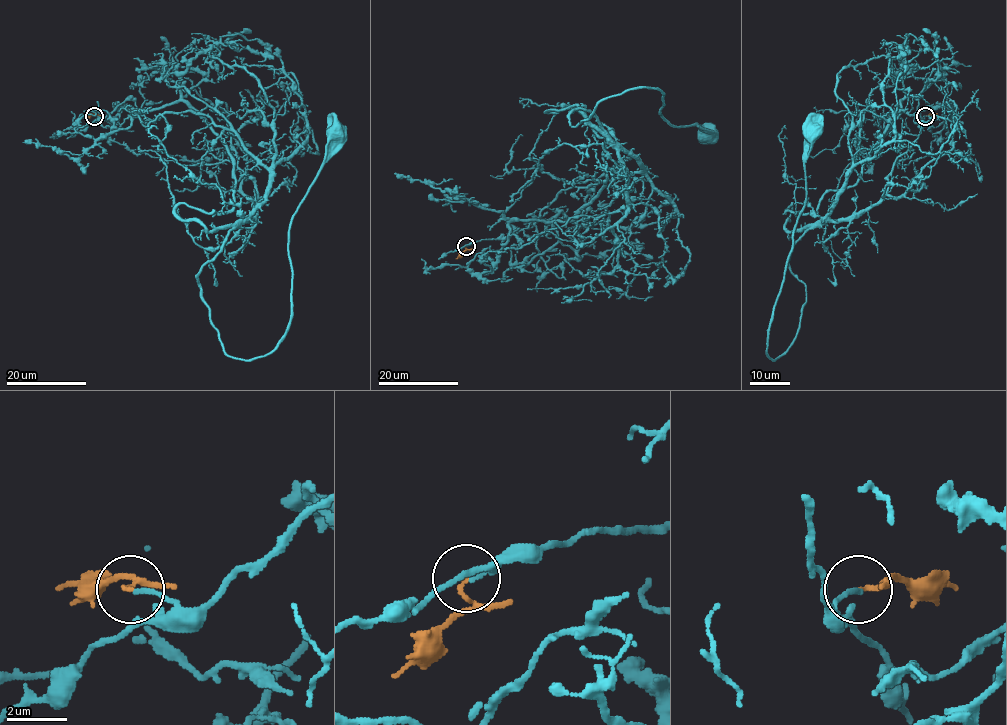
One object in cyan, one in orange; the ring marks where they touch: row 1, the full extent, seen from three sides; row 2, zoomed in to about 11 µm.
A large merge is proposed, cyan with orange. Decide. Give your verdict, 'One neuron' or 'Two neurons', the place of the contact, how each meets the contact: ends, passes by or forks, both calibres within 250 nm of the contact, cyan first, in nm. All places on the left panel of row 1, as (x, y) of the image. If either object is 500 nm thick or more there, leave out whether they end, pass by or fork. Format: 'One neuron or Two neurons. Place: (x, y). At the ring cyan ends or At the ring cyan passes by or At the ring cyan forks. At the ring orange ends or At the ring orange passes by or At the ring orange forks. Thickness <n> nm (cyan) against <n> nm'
Two neurons. Place: (94, 116). At the ring cyan ends. At the ring orange ends. Thickness 130 nm (cyan) against 130 nm

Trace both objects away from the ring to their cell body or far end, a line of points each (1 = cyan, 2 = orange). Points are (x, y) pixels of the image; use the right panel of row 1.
1: (925, 115), (900, 110), (899, 73), (869, 94), (844, 190), (789, 257), (806, 300), (772, 359), (812, 131)
2: (925, 115), (938, 115)

